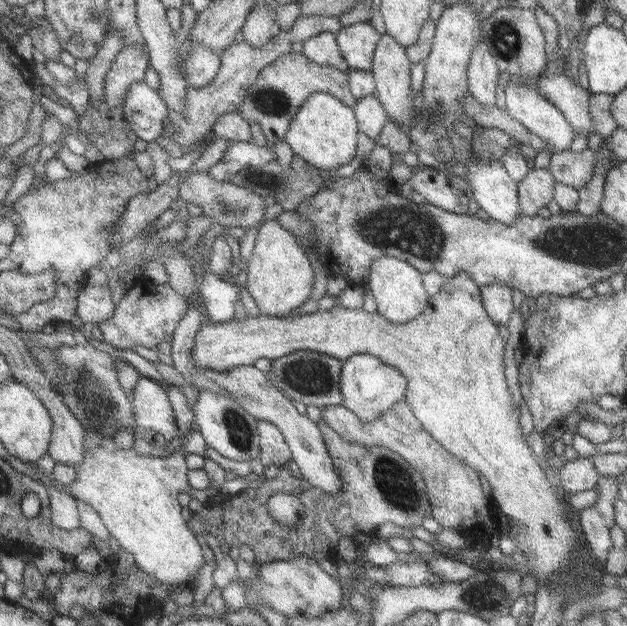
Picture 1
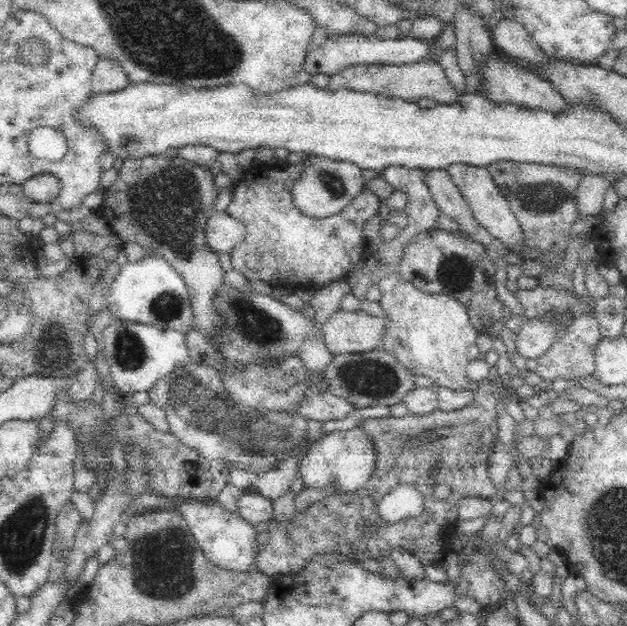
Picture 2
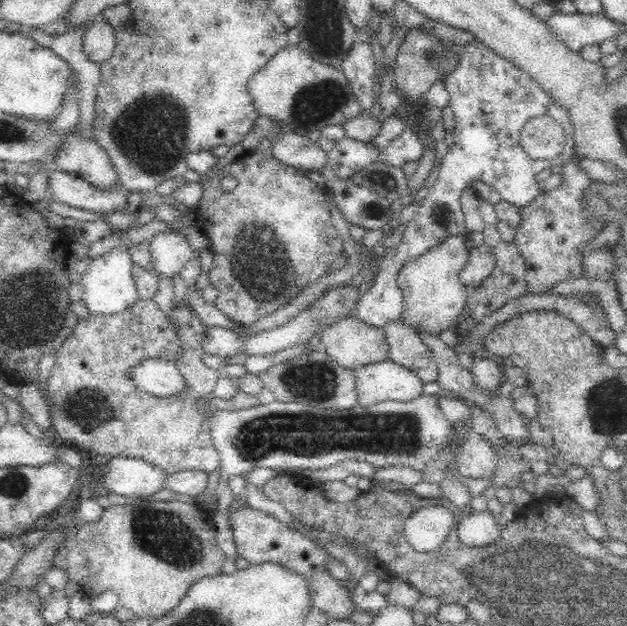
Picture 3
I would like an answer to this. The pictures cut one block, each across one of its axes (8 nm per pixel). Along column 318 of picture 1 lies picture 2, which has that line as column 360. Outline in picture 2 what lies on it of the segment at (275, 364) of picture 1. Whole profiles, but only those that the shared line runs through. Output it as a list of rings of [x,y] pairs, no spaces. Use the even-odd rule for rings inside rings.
[[[382,348],[365,353],[334,355],[323,373],[329,391],[334,396],[345,398],[358,409],[375,406],[390,408],[402,403],[404,397],[416,387],[414,375]]]

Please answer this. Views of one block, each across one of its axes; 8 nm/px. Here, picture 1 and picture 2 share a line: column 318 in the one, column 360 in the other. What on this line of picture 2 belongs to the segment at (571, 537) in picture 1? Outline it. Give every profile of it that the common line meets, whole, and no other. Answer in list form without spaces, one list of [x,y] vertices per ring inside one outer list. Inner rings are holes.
[[[342,309],[330,314],[328,320],[320,328],[325,347],[334,355],[365,353],[378,350],[383,345],[385,326],[383,318],[368,312],[357,310],[346,312]]]

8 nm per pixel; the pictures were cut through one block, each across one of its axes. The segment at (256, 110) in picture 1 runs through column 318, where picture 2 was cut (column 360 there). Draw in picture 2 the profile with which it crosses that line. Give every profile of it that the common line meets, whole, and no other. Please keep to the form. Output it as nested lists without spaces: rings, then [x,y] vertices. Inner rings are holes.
[[[420,60],[412,64],[405,65],[385,65],[385,64],[361,64],[350,65],[348,68],[340,69],[330,77],[328,90],[348,89],[356,92],[371,93],[376,95],[384,95],[406,100],[408,102],[417,103],[421,98],[435,100],[437,104],[457,103],[459,98],[466,91],[458,90],[447,79],[444,69],[436,62],[436,60]]]

